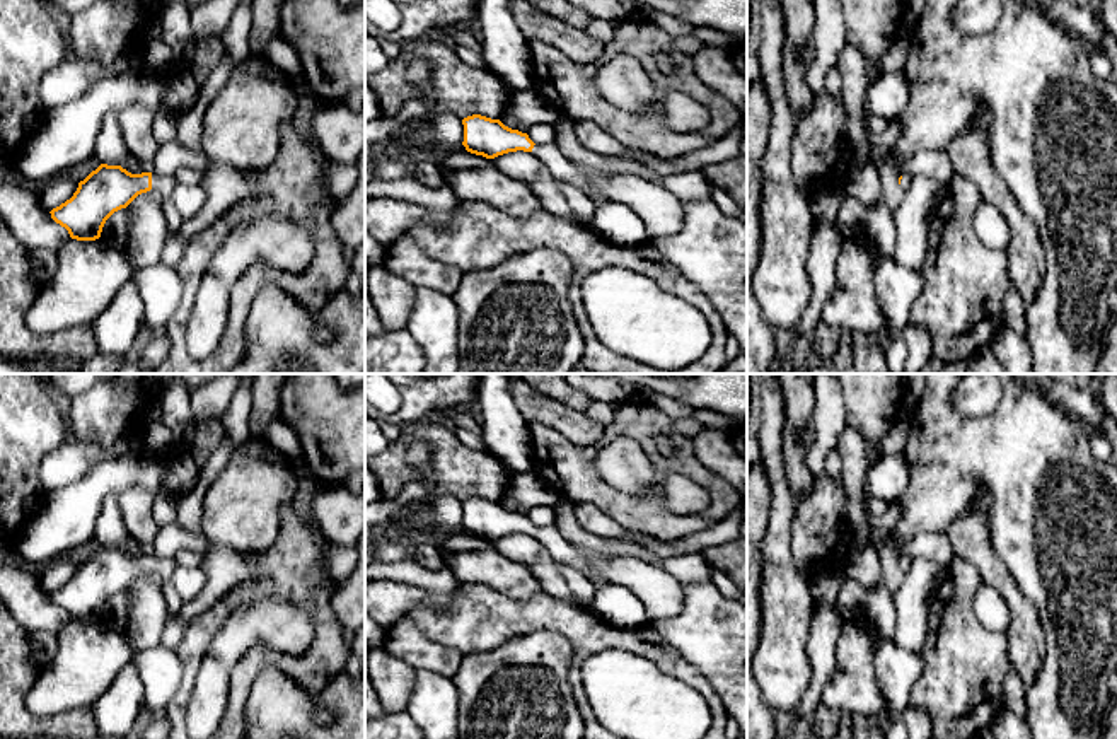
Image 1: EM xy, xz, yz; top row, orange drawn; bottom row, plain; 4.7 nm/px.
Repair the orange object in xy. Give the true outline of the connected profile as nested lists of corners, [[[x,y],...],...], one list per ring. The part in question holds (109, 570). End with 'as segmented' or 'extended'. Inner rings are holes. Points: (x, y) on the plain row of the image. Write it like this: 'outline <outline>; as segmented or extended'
outline [[[101,546],[78,565],[70,582],[49,596],[72,621],[95,623],[101,620],[106,602],[114,594],[126,591],[138,577],[157,572],[165,584],[171,582],[176,568],[174,558],[131,556],[121,548]]]; extended

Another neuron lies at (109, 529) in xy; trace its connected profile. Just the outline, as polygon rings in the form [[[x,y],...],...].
[[[111,495],[106,498],[101,515],[95,522],[94,536],[99,539],[101,546],[121,548],[131,556],[143,555],[138,541],[131,538],[123,522],[118,505],[118,495]]]

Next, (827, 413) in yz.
[[[815,374],[813,396],[810,423],[815,437],[805,452],[805,461],[815,478],[825,473],[825,456],[836,447],[836,440],[846,427],[846,413],[836,374]]]

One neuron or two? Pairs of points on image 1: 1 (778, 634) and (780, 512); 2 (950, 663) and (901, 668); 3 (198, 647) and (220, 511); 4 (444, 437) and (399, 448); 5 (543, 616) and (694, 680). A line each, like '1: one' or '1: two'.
1: one
2: two
3: two
4: one
5: one

